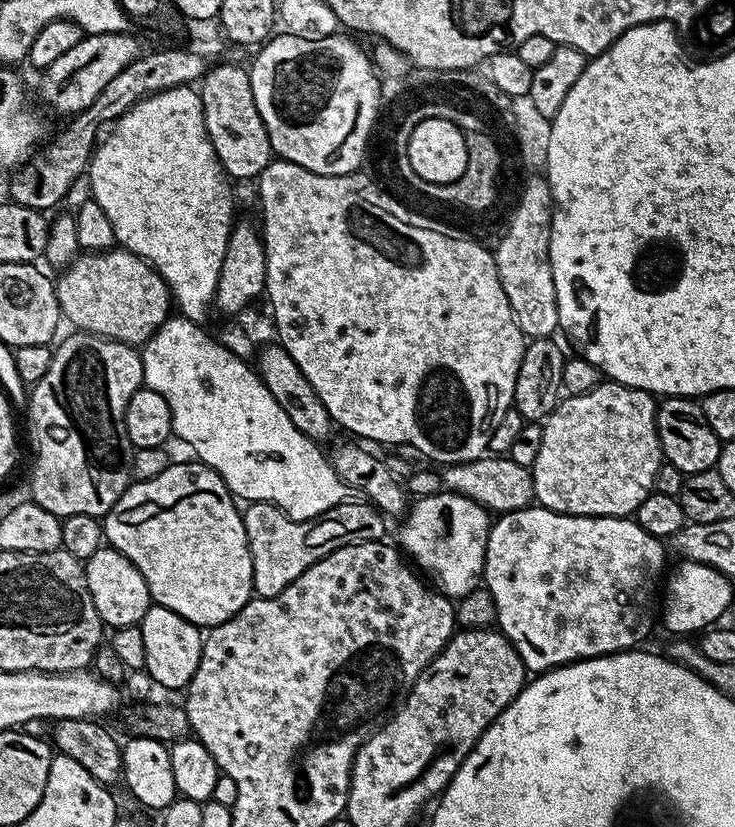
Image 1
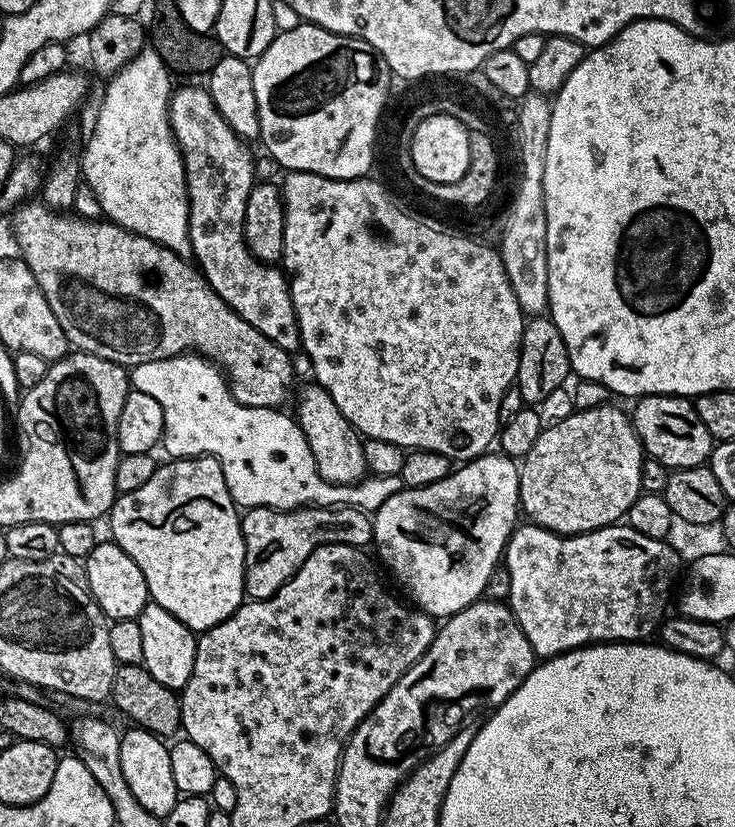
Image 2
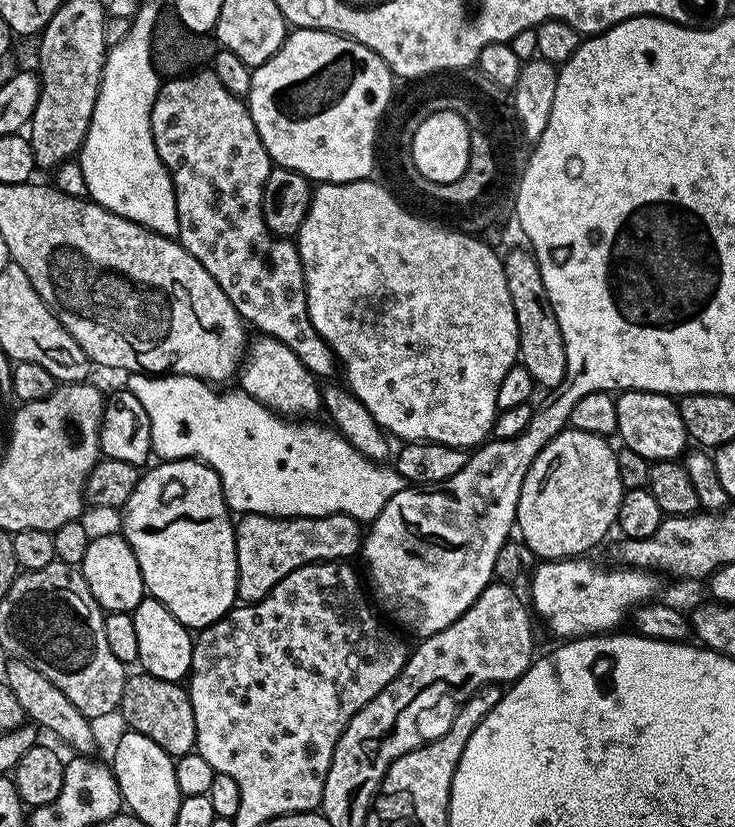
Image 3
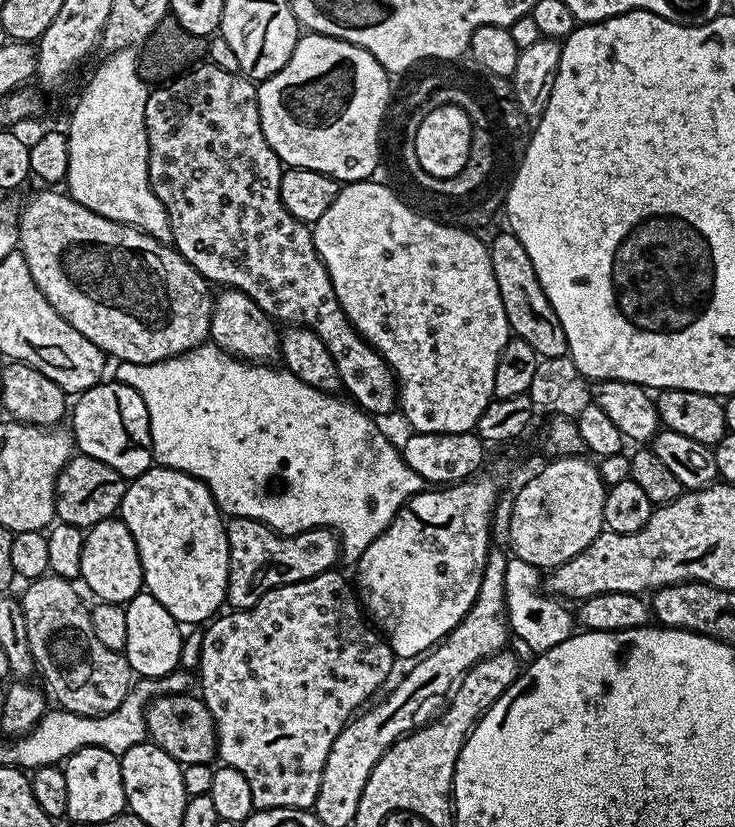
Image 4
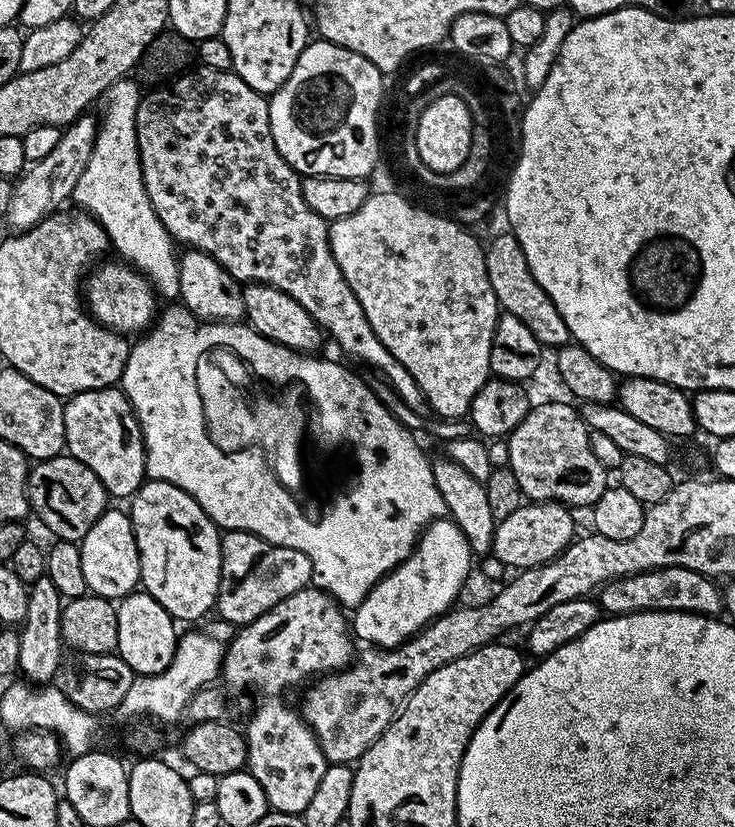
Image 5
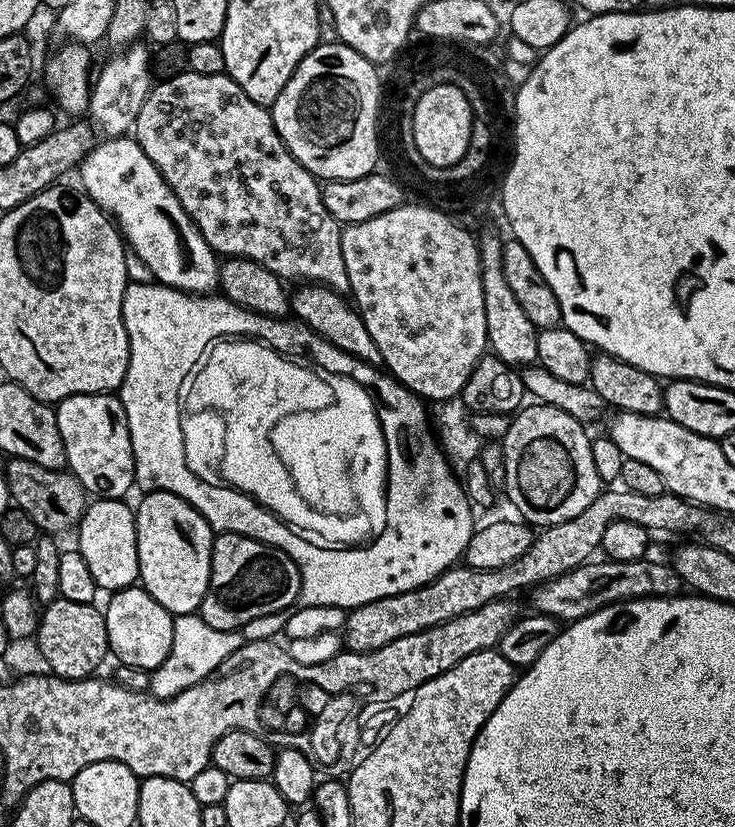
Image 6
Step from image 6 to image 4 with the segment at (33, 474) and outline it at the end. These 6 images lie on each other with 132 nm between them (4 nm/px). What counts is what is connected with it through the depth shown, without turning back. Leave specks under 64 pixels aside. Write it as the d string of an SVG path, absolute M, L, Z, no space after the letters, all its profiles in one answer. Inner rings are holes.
M83 454L73 455L56 479L55 519L61 524L78 526L85 530L93 528L98 522L115 517L119 513L125 487L126 477L118 474L114 466L106 466L106 462L98 462L98 458Z

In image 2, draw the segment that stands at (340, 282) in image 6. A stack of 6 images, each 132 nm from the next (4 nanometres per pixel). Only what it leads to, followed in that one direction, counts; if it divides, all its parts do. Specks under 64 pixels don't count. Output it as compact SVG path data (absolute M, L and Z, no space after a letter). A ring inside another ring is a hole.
M207 87L180 88L173 91L168 99L168 121L172 127L172 136L184 159L184 173L188 187L188 233L192 243L192 256L208 285L224 299L228 307L233 308L239 316L258 334L266 334L270 342L282 346L289 354L300 348L300 331L294 314L294 302L288 289L288 277L279 267L263 264L252 256L244 241L244 219L246 218L246 198L252 185L257 183L256 168L252 165L252 152L249 145L218 114L214 98L210 98Z

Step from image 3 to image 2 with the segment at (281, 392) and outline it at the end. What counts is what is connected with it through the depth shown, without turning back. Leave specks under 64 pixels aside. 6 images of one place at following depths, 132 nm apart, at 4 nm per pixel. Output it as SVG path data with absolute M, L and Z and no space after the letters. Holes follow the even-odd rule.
M309 382L301 392L299 389L294 400L295 404L294 419L310 446L310 454L314 454L317 474L328 484L359 484L365 479L369 471L364 453L364 440L354 425L346 422L346 414L338 410L334 398L326 394L323 386Z

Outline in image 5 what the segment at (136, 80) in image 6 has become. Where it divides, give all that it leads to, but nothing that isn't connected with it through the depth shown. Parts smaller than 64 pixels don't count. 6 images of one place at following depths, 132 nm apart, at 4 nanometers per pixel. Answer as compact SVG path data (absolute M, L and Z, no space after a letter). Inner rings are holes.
M95 115L79 116L73 124L63 129L58 146L54 146L51 154L46 154L46 158L41 160L31 161L25 167L22 175L13 183L12 197L6 213L6 219L13 224L13 229L32 228L53 212L61 211L67 205L64 203L73 199L78 178L82 178L82 170L86 168L86 162L94 150L97 127Z

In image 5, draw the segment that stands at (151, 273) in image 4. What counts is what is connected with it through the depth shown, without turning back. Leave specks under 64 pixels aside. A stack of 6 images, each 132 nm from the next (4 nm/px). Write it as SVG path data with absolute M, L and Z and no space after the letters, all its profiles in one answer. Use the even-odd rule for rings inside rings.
M112 258L109 264L104 263L97 263L86 276L86 307L92 319L121 334L143 333L158 312L156 289L131 264L116 258Z

